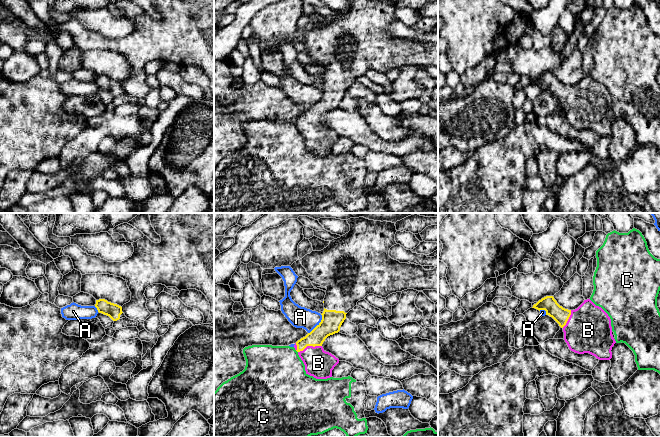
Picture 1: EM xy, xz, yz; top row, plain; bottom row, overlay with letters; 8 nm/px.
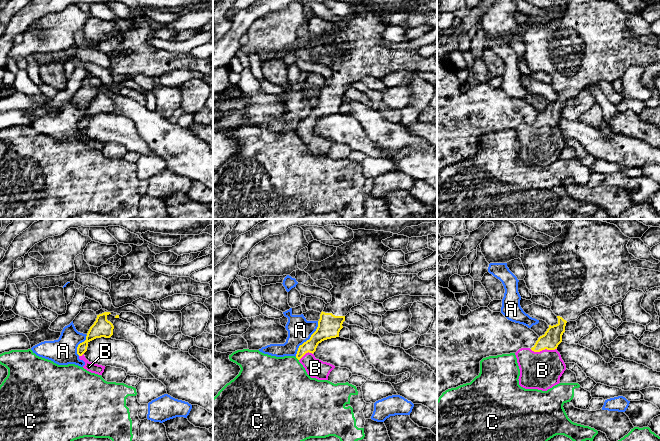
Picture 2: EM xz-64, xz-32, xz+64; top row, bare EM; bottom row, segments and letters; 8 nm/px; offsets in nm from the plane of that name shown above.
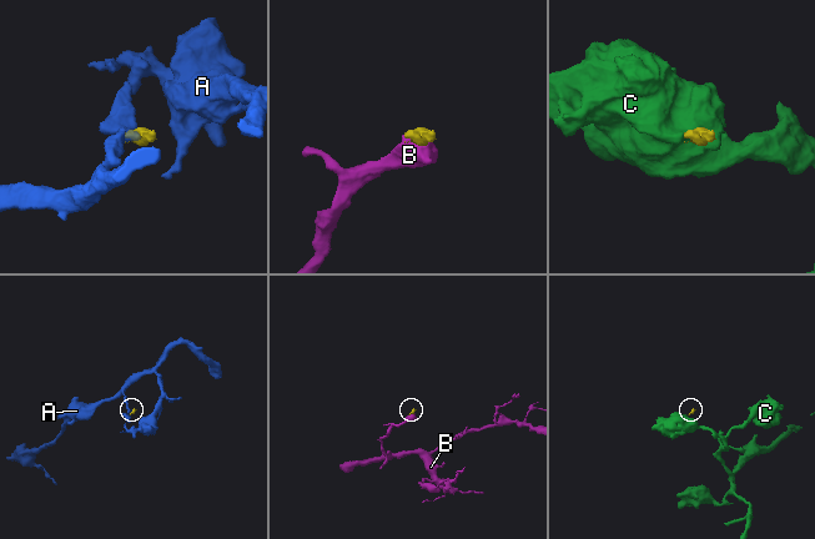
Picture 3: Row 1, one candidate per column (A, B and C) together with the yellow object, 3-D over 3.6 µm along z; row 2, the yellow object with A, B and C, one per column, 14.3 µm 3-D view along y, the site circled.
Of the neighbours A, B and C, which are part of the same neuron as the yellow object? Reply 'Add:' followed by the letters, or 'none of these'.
Add: B

